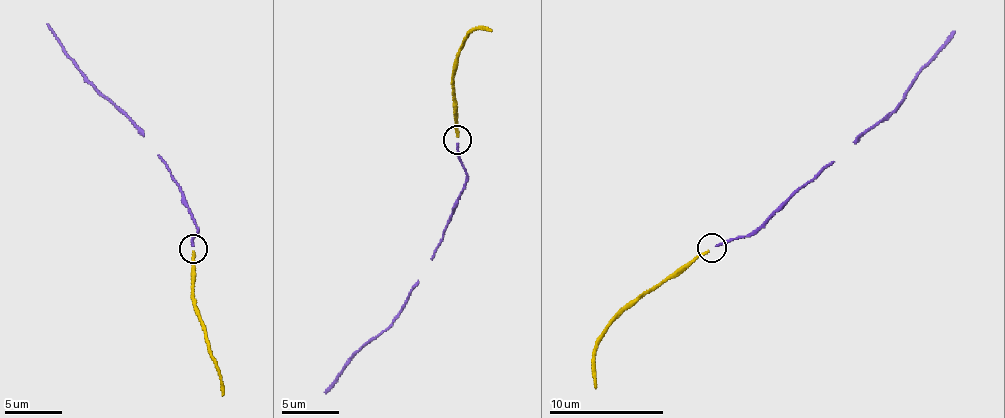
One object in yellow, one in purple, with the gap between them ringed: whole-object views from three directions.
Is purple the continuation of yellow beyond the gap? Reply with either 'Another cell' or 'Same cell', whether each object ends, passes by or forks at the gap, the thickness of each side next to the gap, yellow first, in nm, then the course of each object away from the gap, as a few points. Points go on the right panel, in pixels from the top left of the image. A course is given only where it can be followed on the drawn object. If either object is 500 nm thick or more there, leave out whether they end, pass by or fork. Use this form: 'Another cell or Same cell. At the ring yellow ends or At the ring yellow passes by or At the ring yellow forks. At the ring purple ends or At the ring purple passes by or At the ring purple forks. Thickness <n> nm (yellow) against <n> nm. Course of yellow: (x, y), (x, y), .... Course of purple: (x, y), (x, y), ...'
Another cell. At the ring yellow ends. At the ring purple ends. Thickness 160 nm (yellow) against 140 nm. Course of yellow: (709, 251), (653, 285), (611, 323), (594, 358), (595, 388). Course of purple: (715, 245), (759, 231), (866, 131), (884, 122), (956, 30)

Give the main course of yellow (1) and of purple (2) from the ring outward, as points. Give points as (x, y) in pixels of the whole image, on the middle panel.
1: (458, 137), (452, 85), (460, 45), (479, 28), (491, 30)
2: (457, 142), (465, 184), (435, 256), (408, 294), (401, 314), (355, 354), (326, 394)

